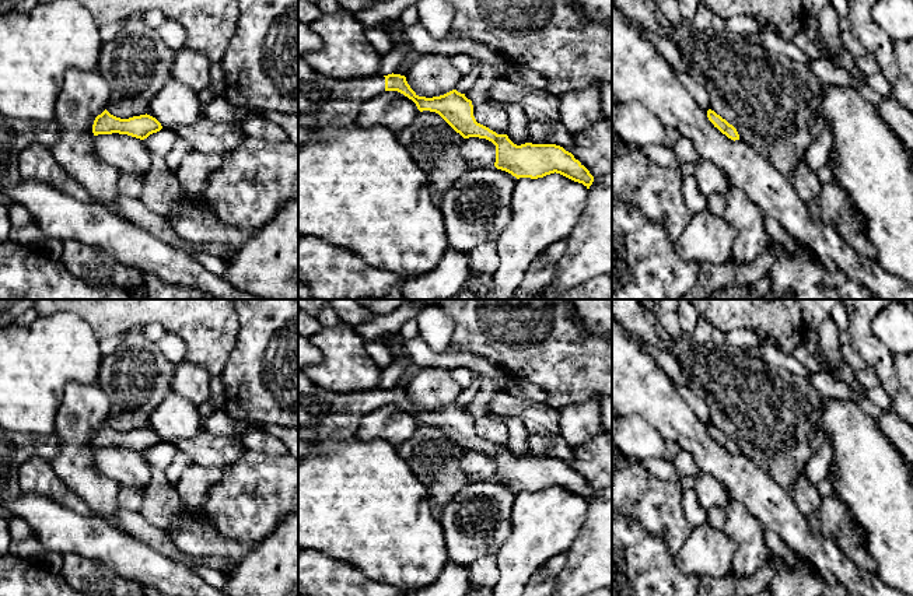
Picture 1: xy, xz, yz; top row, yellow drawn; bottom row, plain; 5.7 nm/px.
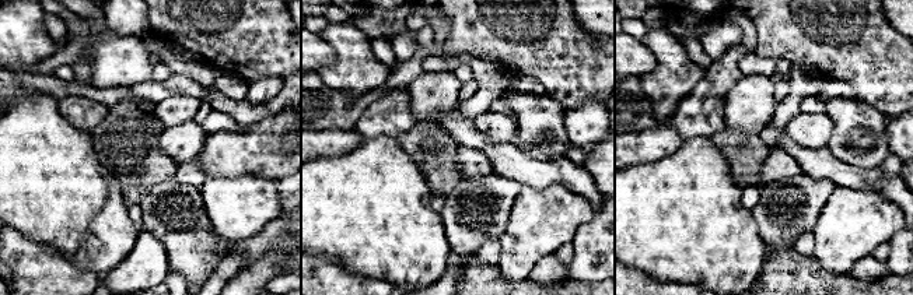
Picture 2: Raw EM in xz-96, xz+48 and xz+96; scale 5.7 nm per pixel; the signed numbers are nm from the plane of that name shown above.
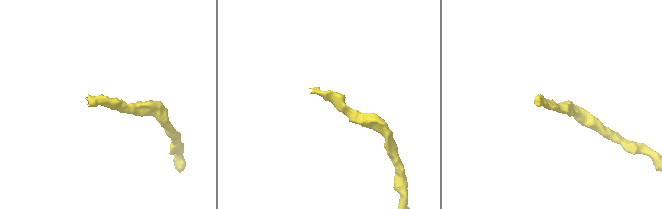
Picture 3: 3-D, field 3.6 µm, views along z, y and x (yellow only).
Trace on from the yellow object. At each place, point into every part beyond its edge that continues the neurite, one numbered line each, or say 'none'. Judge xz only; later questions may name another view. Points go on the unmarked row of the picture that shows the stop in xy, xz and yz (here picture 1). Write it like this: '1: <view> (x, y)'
1: xz (321, 414)

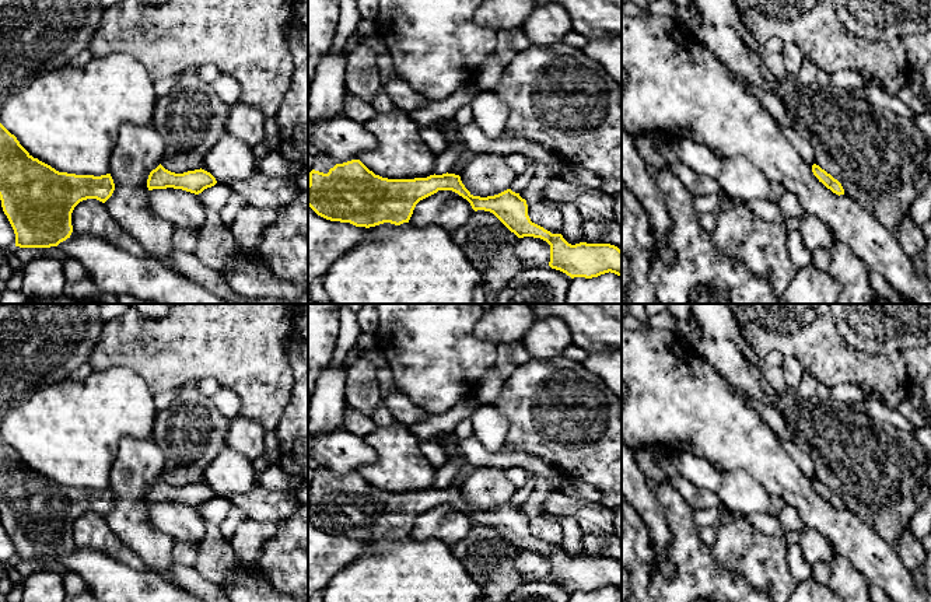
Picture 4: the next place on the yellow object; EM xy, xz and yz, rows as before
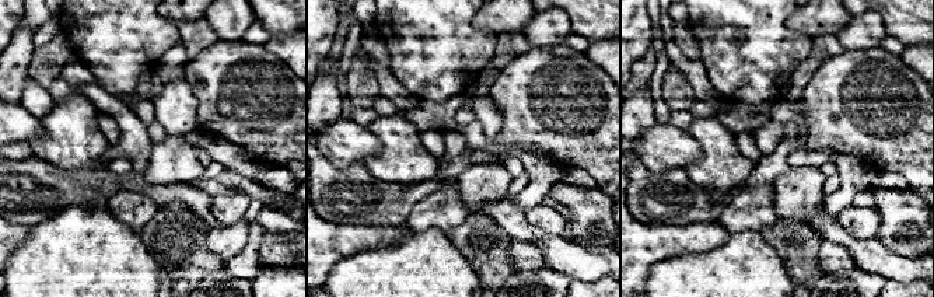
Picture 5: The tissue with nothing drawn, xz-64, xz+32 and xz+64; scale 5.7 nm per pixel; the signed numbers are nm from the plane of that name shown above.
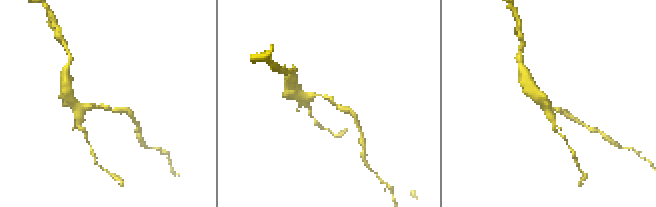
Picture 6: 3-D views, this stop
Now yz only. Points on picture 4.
none

